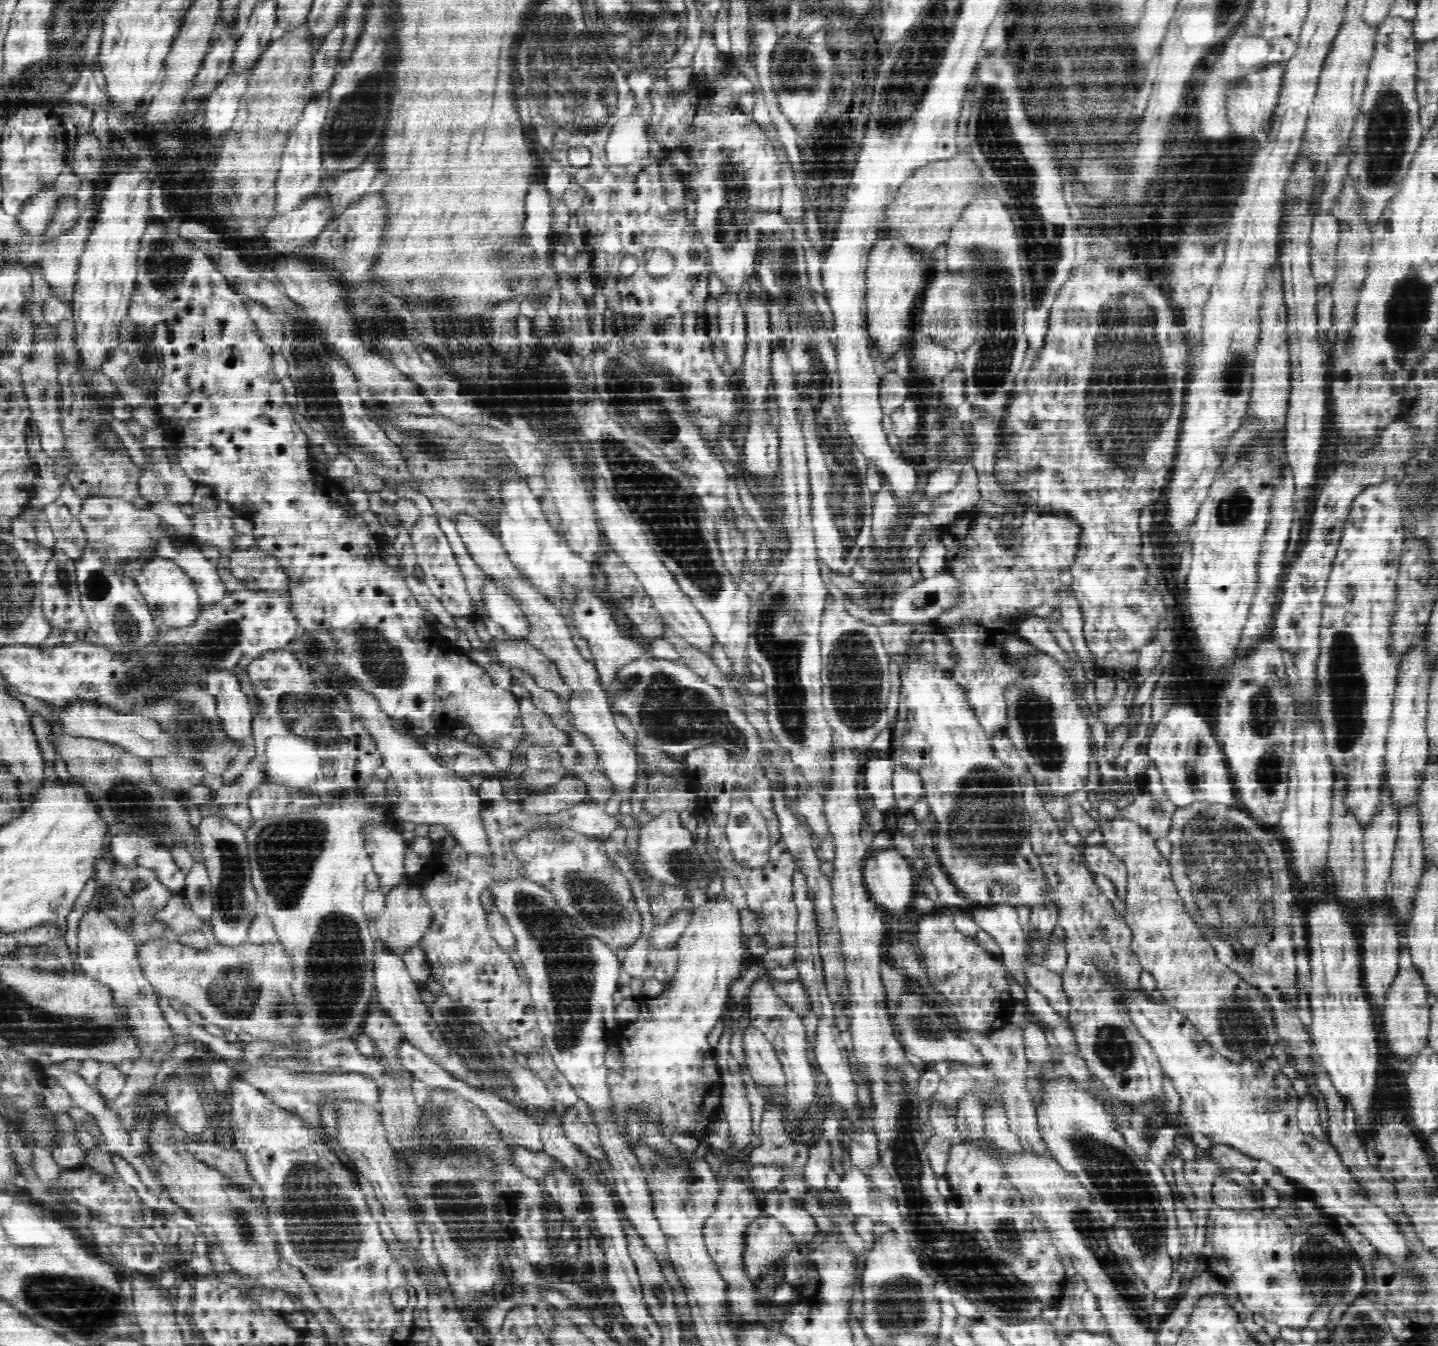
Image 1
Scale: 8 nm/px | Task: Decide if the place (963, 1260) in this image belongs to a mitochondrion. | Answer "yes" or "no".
yes

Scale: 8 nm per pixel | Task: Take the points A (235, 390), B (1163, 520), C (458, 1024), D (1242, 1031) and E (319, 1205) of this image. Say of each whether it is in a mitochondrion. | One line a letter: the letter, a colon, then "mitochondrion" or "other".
A: other
B: other
C: mitochondrion
D: mitochondrion
E: mitochondrion

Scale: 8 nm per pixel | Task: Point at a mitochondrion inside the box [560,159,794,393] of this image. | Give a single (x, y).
(622, 369)

